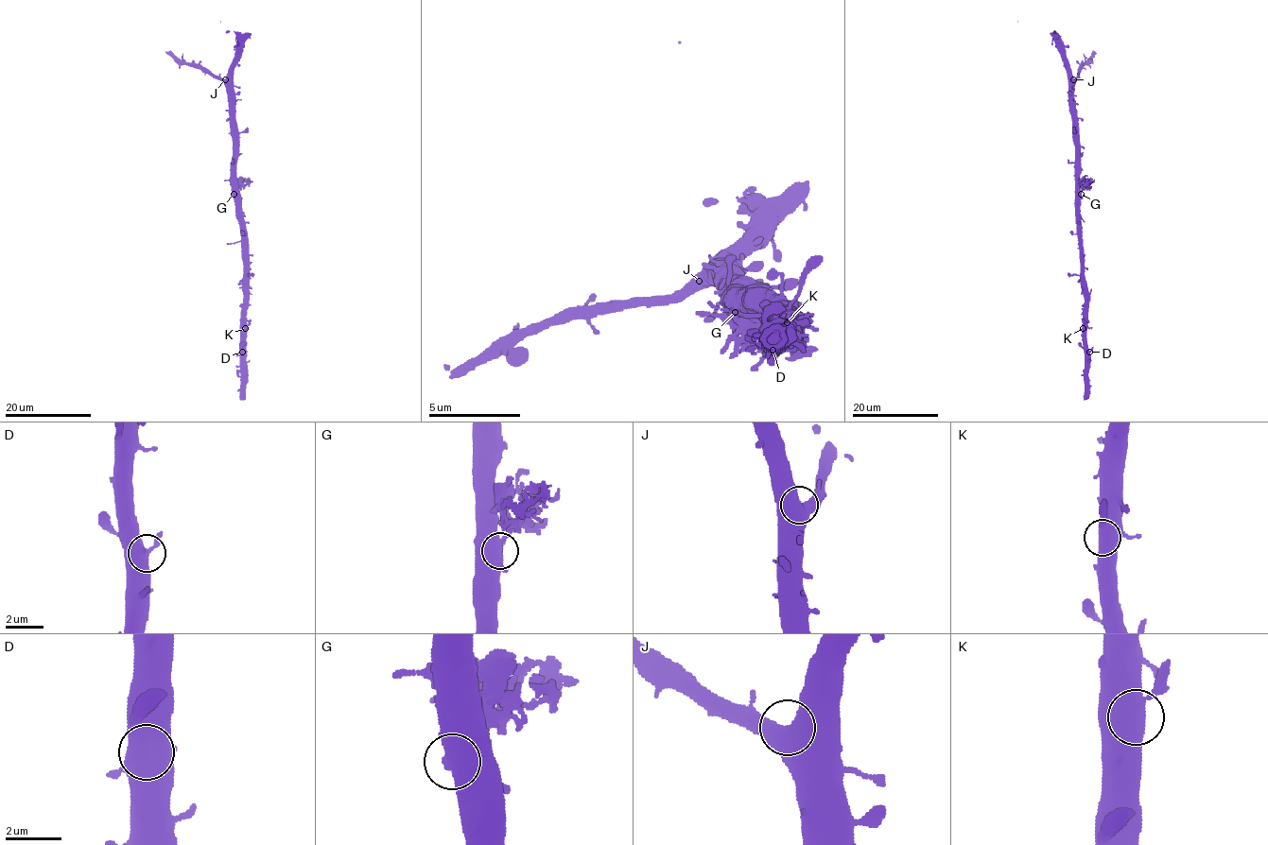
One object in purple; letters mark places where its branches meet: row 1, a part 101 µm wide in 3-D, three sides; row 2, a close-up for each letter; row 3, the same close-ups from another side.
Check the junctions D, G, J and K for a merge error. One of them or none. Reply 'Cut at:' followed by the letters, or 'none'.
Cut at: G

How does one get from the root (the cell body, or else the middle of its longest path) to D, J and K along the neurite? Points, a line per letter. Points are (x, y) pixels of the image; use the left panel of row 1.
D: (236, 190), (243, 261), (242, 352)
J: (236, 190), (233, 86), (225, 79)
K: (236, 190), (245, 328)

